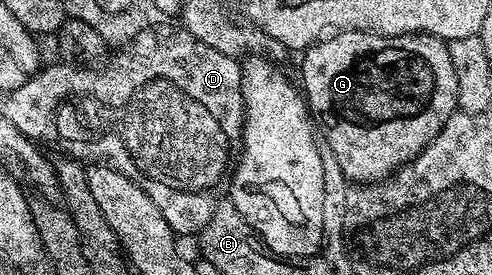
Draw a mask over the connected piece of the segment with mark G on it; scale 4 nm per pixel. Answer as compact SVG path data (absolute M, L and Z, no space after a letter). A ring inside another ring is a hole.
M335 31L310 45L300 57L300 86L320 129L321 139L324 144L326 139L329 155L340 166L347 181L356 182L358 186L373 186L385 181L415 160L433 142L436 134L440 134L444 122L448 122L458 108L456 70L452 70L447 41L438 36L381 36L375 31Z

